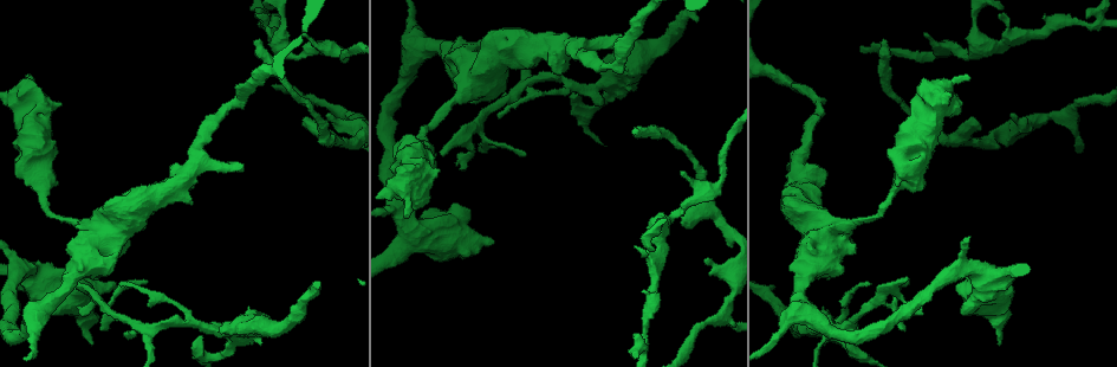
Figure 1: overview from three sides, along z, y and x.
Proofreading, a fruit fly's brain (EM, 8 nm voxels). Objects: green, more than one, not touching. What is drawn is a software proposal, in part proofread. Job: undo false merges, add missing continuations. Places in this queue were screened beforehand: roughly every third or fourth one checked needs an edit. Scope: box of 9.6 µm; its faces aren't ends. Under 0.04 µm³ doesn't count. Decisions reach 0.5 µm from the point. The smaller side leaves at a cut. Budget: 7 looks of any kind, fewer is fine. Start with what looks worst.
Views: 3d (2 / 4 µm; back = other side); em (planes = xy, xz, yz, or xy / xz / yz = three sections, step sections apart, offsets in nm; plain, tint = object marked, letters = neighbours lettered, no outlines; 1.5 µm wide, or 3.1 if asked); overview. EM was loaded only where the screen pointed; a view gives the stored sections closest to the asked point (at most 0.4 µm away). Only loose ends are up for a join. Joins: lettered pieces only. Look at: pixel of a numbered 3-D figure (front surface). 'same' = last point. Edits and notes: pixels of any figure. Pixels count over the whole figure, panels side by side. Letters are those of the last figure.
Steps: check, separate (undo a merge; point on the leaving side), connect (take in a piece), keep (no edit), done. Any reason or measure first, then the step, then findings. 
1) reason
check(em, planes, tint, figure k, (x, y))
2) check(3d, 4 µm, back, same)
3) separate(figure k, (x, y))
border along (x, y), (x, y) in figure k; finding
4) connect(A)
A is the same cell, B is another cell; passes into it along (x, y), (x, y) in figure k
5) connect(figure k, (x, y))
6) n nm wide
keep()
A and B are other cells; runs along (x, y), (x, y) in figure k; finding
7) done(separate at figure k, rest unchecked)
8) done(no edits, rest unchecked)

thick end
check(3d, 4 µm, figure 1, (425, 204))

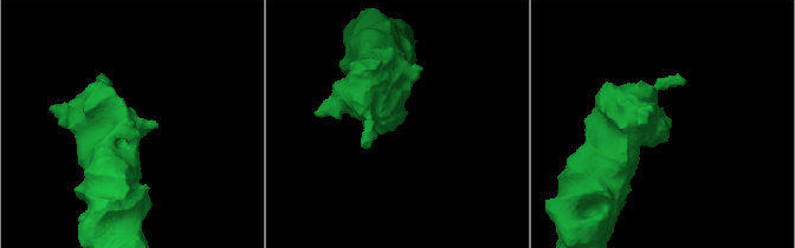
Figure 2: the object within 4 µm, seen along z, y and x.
check(em, xz, step 8, tint, figure 2, (403, 120))

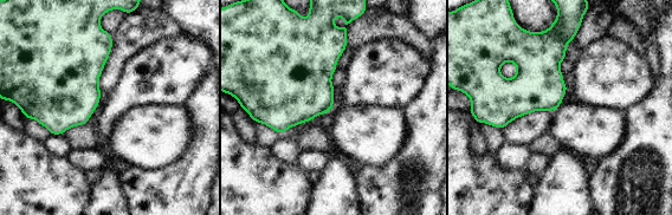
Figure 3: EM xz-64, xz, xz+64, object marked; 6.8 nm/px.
another direction
check(em, planes, letters, same)

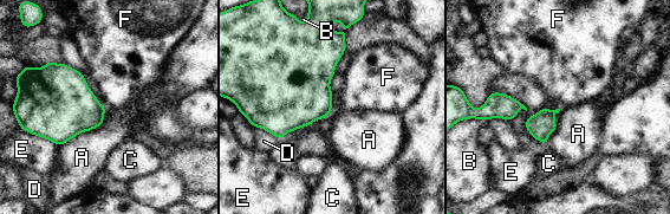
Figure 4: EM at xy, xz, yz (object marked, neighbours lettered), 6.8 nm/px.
A touches over 420 nm
keep()
A, B, C, D, E and F are other cells; border along (332, 106), (332, 110), (324, 118) in figure 4; no lettered piece goes on from it

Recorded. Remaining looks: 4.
thin end
check(em, yz, step 4, tint, figure 1, (481, 153))

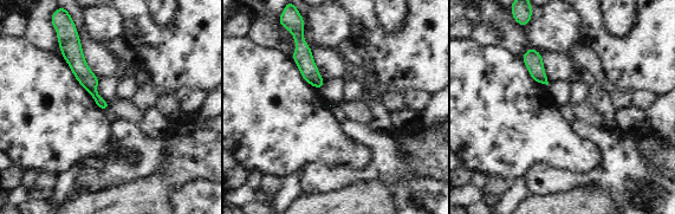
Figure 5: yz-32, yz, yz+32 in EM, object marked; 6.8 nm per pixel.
cut it another way
check(em, planes, letters, same)

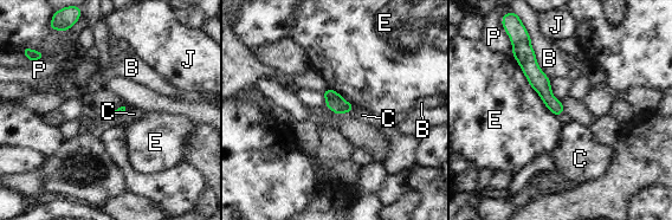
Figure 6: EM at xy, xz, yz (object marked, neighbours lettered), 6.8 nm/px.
E touches over 500 nm
keep()
B, C, E, J and P are other cells; no lettered piece goes on from it

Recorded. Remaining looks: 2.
done(no edits, rest unchecked)

